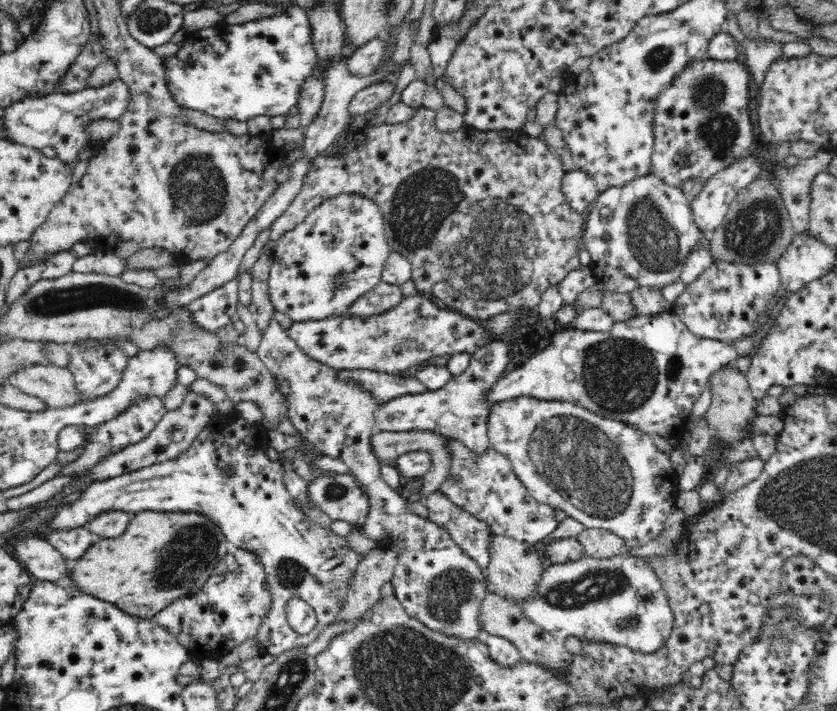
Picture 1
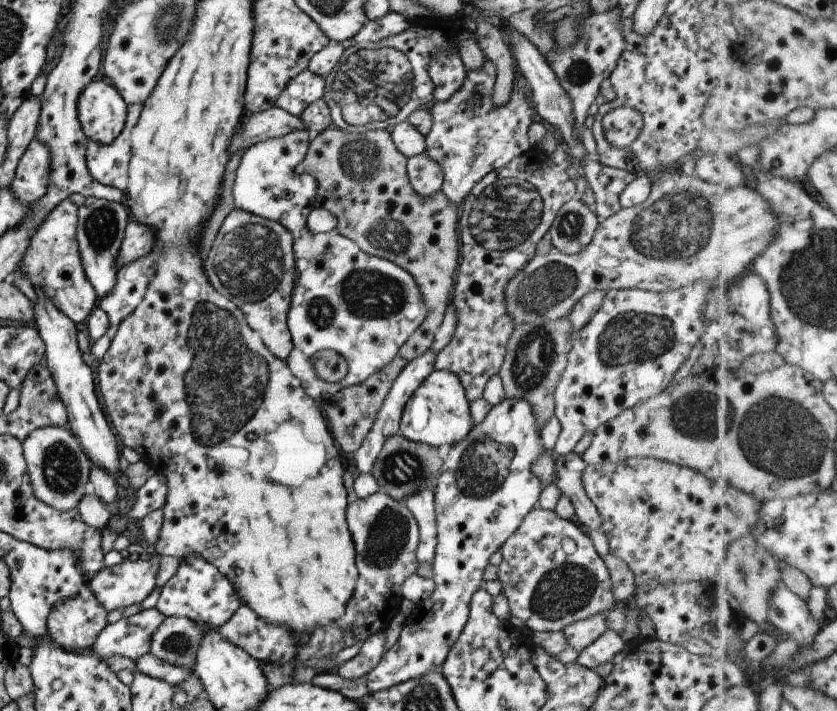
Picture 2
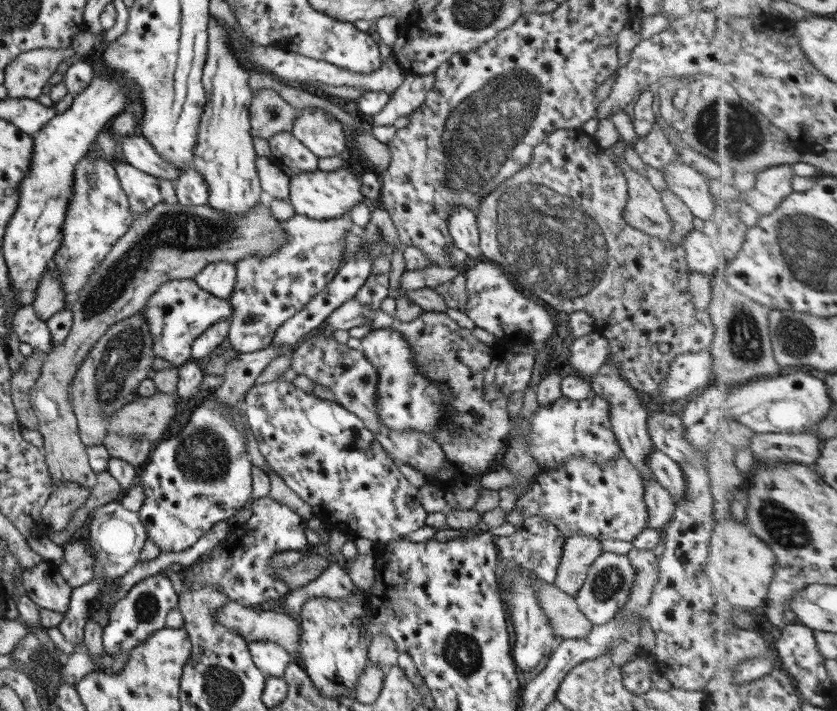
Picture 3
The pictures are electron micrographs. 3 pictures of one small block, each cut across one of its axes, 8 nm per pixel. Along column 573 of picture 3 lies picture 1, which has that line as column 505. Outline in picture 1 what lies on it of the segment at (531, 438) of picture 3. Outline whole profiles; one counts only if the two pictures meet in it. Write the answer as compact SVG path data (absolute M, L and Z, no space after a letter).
M520 396L494 403L487 427L491 447L512 463L516 476L532 499L556 511L564 511L585 529L604 529L614 533L624 540L627 552L658 538L665 530L666 520L676 510L680 489L674 464L647 434L634 426L619 420L602 419L572 402Z

